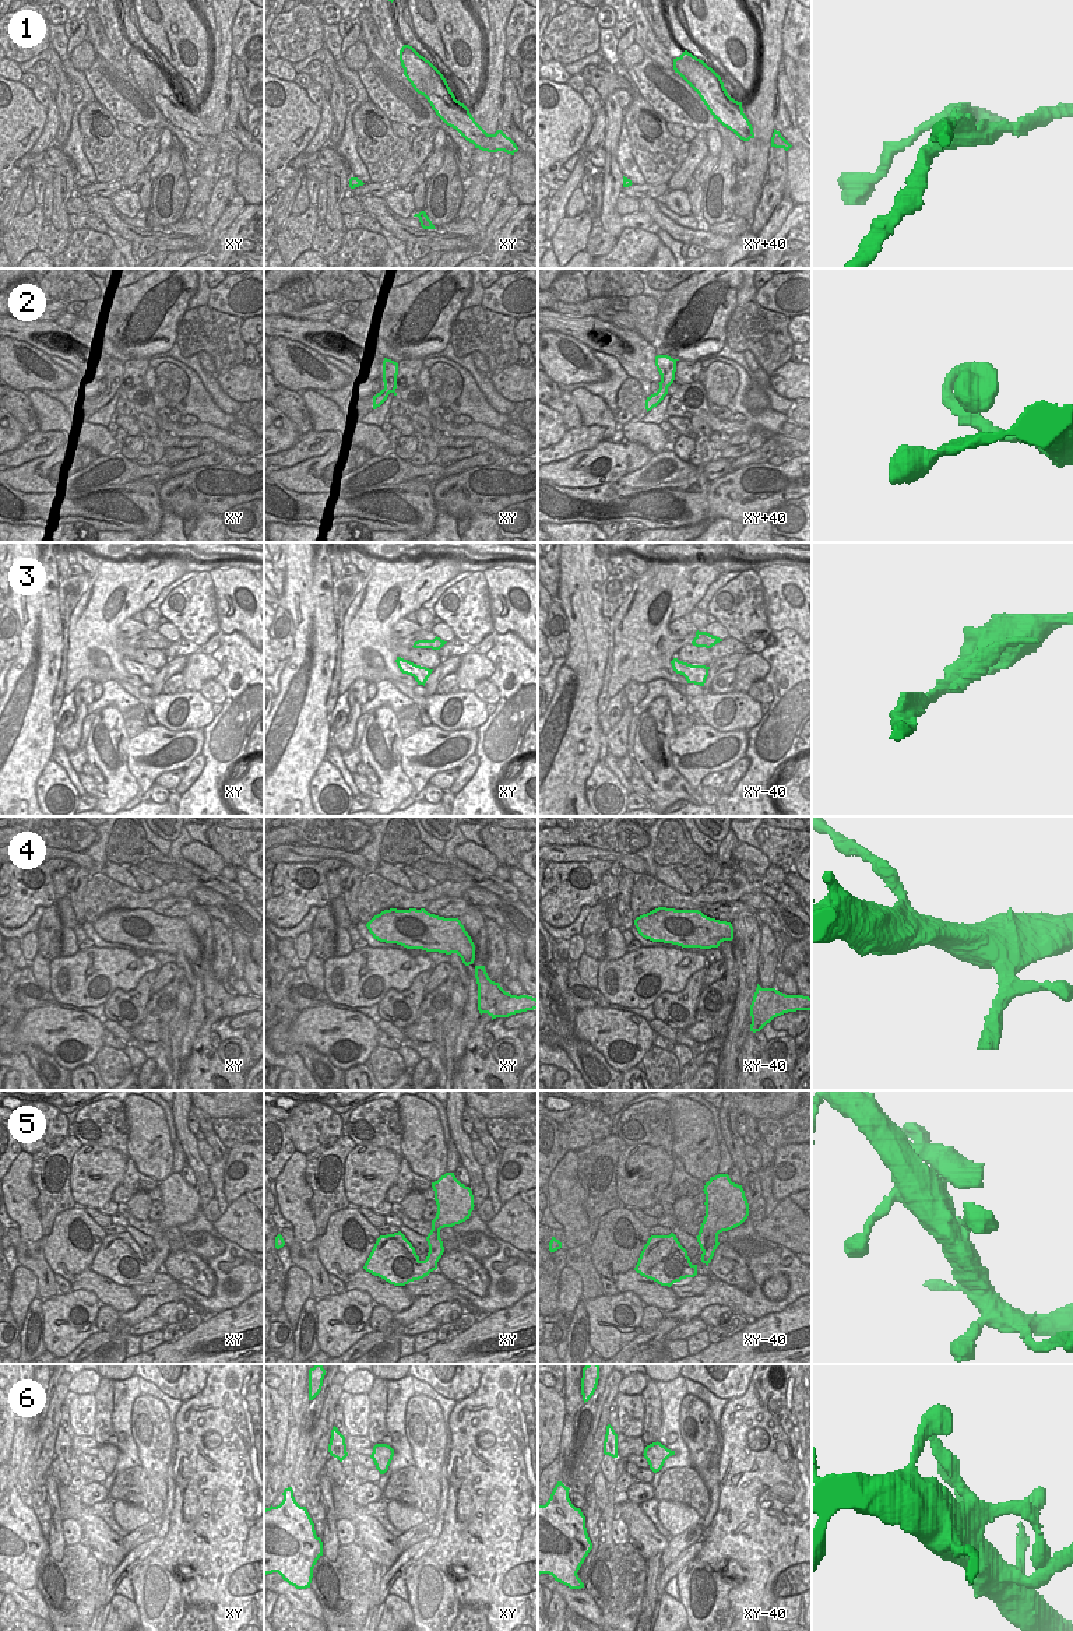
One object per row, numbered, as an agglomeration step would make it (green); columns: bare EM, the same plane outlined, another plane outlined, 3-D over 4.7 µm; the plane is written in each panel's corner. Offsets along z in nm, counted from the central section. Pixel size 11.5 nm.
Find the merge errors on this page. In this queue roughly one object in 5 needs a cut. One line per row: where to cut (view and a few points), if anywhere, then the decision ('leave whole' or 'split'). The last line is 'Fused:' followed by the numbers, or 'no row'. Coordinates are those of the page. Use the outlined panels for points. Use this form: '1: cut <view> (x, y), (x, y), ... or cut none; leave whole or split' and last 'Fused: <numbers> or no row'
1: cut xy (438, 70), (426, 81), (425, 97); split
2: cut none; leave whole
3: cut none; leave whole
4: cut none; leave whole
5: cut none; leave whole
6: cut none; leave whole
Fused: 1

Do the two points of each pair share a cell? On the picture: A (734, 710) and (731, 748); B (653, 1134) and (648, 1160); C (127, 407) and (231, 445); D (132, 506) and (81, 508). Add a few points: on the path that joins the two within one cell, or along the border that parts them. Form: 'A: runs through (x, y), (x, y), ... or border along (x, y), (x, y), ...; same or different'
A: border along (706, 723), (720, 731), (746, 731); different
B: border along (628, 1145), (657, 1145), (671, 1153); different
C: border along (123, 394), (133, 404), (136, 414); different
D: runs through (119, 508), (94, 508); same

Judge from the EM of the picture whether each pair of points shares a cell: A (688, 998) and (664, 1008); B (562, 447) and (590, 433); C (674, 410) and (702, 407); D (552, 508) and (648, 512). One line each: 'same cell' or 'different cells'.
A: same cell
B: same cell
C: different cells
D: same cell

